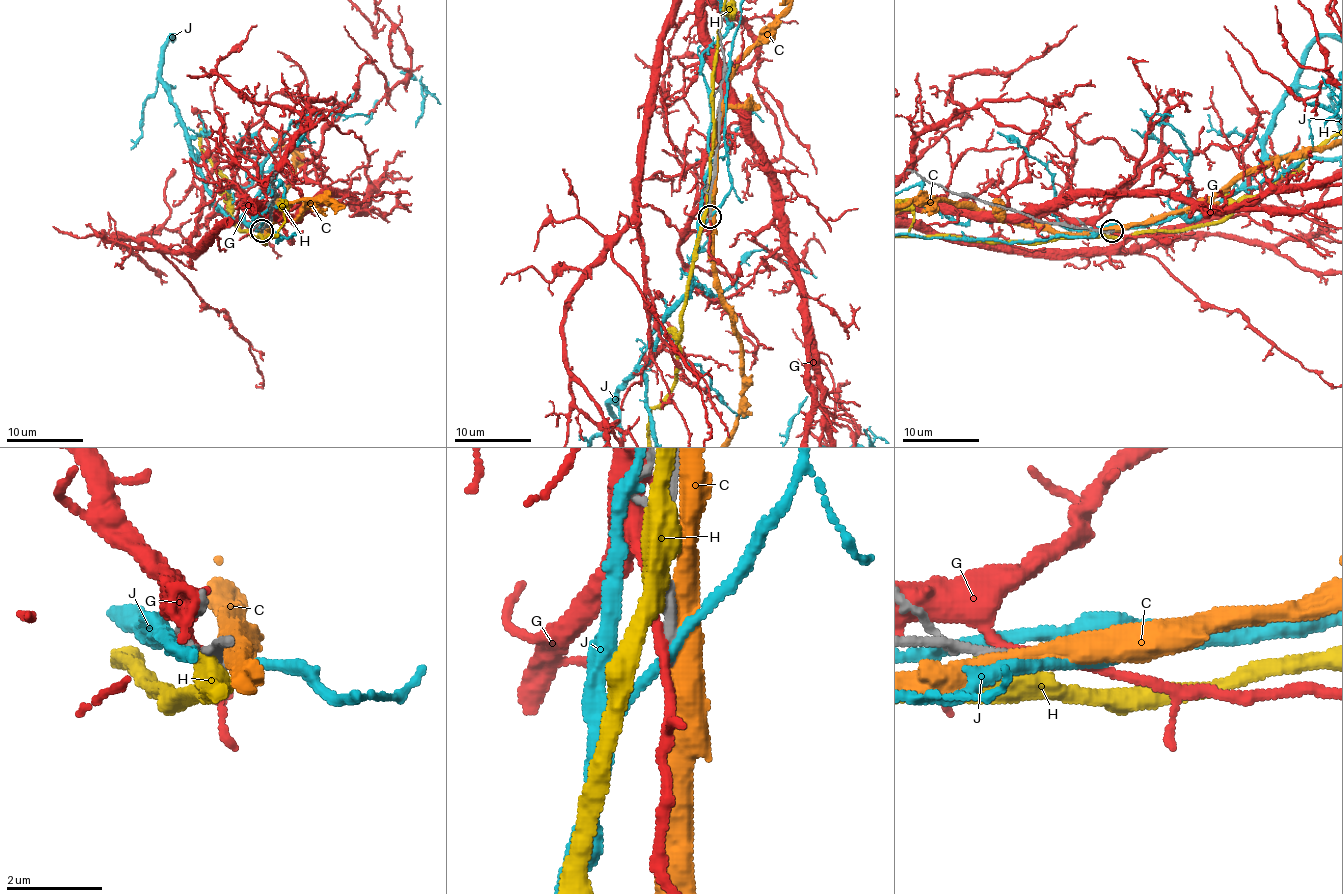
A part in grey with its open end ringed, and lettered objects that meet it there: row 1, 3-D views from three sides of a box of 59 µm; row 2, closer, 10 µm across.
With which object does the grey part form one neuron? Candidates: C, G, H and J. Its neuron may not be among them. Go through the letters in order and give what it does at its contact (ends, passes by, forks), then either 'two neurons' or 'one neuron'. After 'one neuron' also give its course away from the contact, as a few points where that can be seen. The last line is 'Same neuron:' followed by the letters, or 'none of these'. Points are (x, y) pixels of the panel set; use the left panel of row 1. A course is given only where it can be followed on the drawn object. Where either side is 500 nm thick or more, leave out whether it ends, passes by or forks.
C: it passes by | two neurons
G: it passes by | two neurons
H: it passes by | two neurons
J: it passes by | two neurons
Same neuron: none of these

